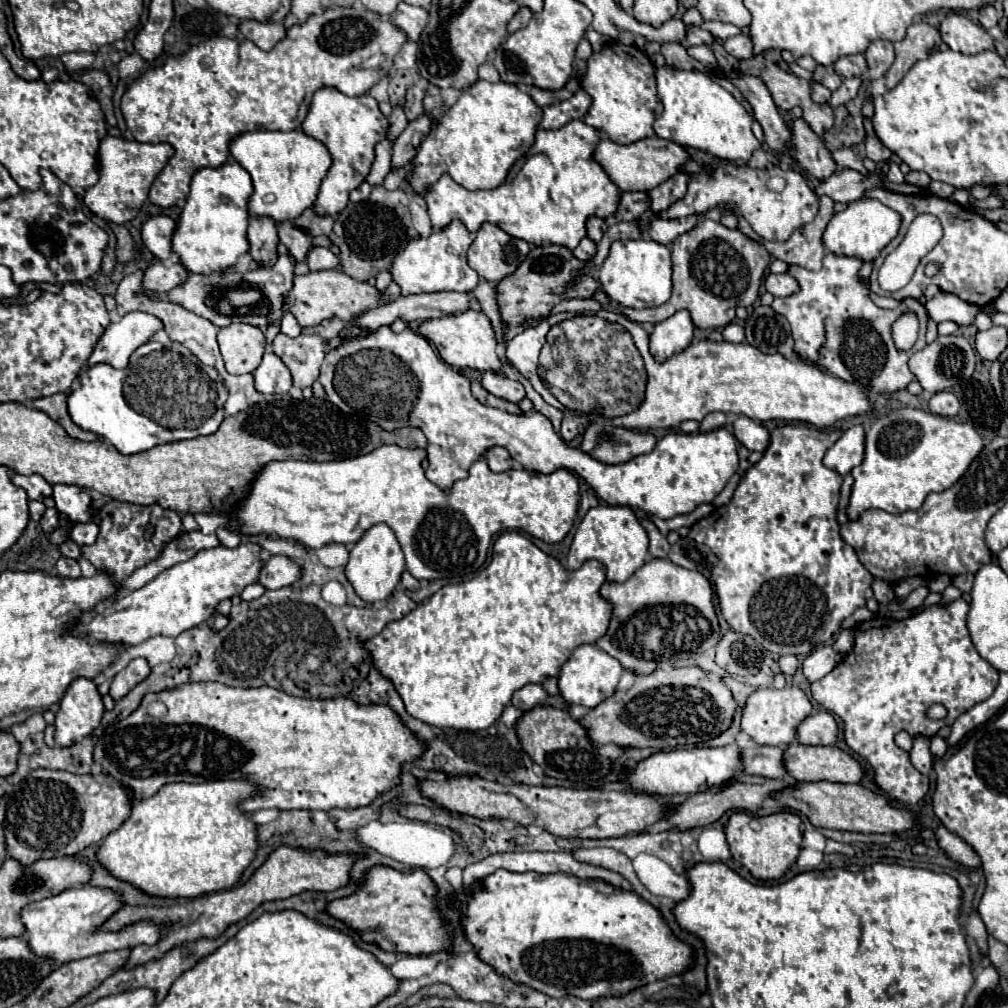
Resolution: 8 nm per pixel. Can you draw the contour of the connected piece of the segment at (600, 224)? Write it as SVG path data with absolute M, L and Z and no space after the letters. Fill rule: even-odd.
M590 217L588 223L586 223L586 229L588 229L588 237L590 237L594 243L598 243L598 241L602 239L602 235L606 233L608 223L606 223L604 219L600 219L600 217Z

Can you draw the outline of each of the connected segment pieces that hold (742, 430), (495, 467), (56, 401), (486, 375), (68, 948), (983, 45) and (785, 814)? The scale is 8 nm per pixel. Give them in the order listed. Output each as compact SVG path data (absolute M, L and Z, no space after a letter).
M744 415L734 421L734 435L748 451L764 453L770 443L770 431L762 423L752 421L750 417Z
M500 445L490 447L490 449L484 453L484 459L486 459L488 467L490 467L494 473L512 469L512 457L510 457L510 453L508 453L504 447L500 447Z
M56 393L56 395L50 395L50 397L34 399L34 401L30 401L30 405L32 405L34 409L44 411L50 419L54 419L56 423L60 423L70 437L80 439L80 441L86 441L86 443L98 439L96 433L78 429L78 425L74 425L74 423L70 421L70 415L68 415L68 409L66 409L66 393Z
M484 371L480 383L488 393L492 393L500 399L506 399L506 401L512 401L512 403L520 403L524 399L524 387L518 381L512 381L508 377Z
M76 887L66 889L54 897L28 903L20 911L20 919L24 925L22 939L28 943L30 951L42 959L50 959L56 965L64 965L76 959L84 959L90 955L106 953L106 951L118 951L118 949L130 949L134 945L146 943L154 945L158 941L162 927L150 921L140 921L136 925L126 927L120 933L100 933L96 931L98 925L102 925L116 909L120 909L122 903L118 895L106 889L98 887Z
M948 13L946 19L940 23L938 31L940 31L942 41L952 51L974 55L986 49L994 49L992 35L960 13Z
M734 811L726 825L726 839L730 845L730 853L736 861L740 861L748 871L760 879L780 879L784 871L796 861L802 843L800 817L792 811L782 811L766 817L750 817L744 811Z

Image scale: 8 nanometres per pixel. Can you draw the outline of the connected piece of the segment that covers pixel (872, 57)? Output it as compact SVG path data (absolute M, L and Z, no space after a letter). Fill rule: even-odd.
M872 41L870 47L866 49L864 53L866 57L866 63L868 63L868 75L872 79L878 79L882 77L890 65L894 63L894 49L892 49L892 43L888 41Z

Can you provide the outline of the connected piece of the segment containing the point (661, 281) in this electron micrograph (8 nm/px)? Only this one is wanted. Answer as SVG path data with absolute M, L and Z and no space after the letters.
M636 239L636 241L614 241L610 247L610 255L600 267L598 281L602 291L614 299L622 307L640 309L640 307L656 307L670 299L672 293L672 261L670 249L650 241L650 239Z

